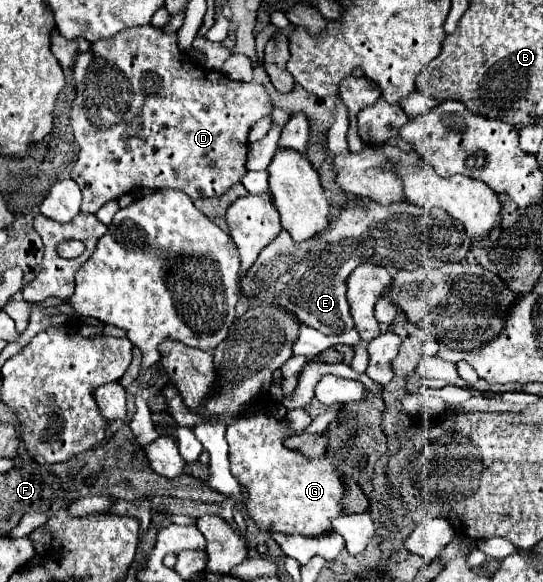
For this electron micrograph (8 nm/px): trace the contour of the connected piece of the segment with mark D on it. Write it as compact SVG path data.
M152 25L132 27L132 29L122 31L122 33L116 33L112 39L102 39L102 41L92 43L86 53L78 55L72 71L74 71L74 79L76 79L76 99L72 103L70 123L74 127L76 143L80 145L80 155L78 155L78 161L72 169L72 179L78 183L78 187L82 191L82 209L80 209L82 213L96 213L104 203L108 203L112 199L118 199L124 193L130 193L134 189L144 189L144 187L150 187L150 189L178 189L178 191L186 193L192 201L196 201L200 197L222 195L232 185L236 185L242 179L242 175L246 173L246 153L248 153L248 131L250 131L250 127L258 119L272 113L270 99L268 99L266 89L262 85L232 81L224 73L214 70L205 71L194 67L190 63L190 59L184 53L180 53L180 49L176 45L176 33L166 35Z

